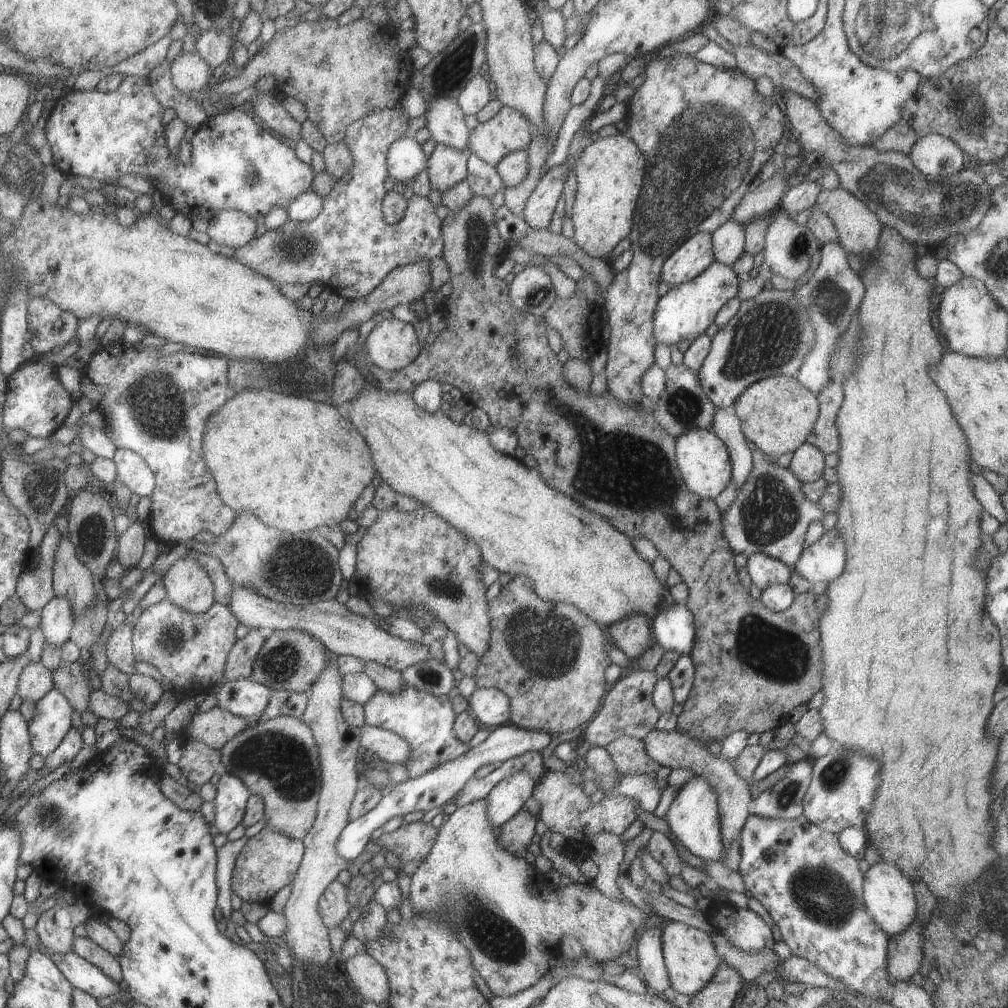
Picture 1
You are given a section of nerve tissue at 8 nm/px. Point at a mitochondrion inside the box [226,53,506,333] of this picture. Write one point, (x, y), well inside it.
(298, 250)

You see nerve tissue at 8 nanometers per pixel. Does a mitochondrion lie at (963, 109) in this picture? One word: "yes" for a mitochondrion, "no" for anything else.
yes

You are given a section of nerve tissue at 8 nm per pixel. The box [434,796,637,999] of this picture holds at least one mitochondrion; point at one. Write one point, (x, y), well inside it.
(499, 940)

